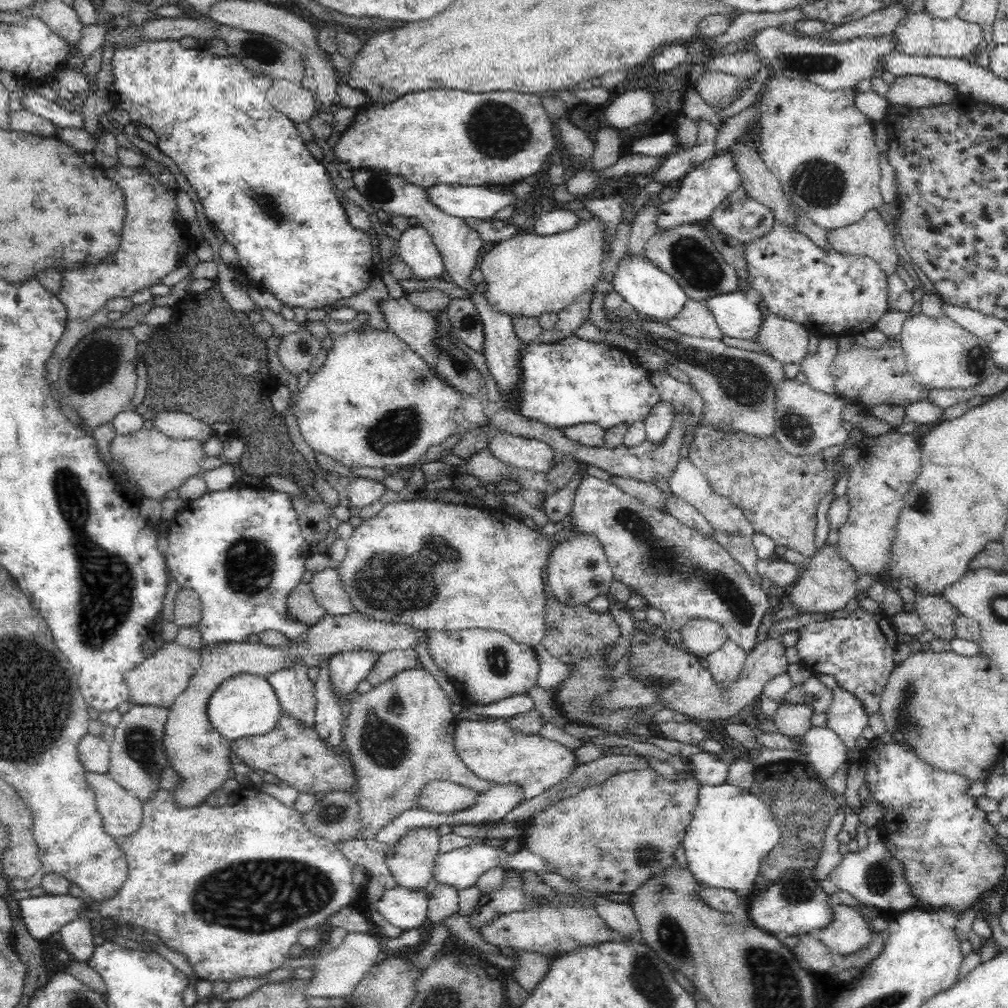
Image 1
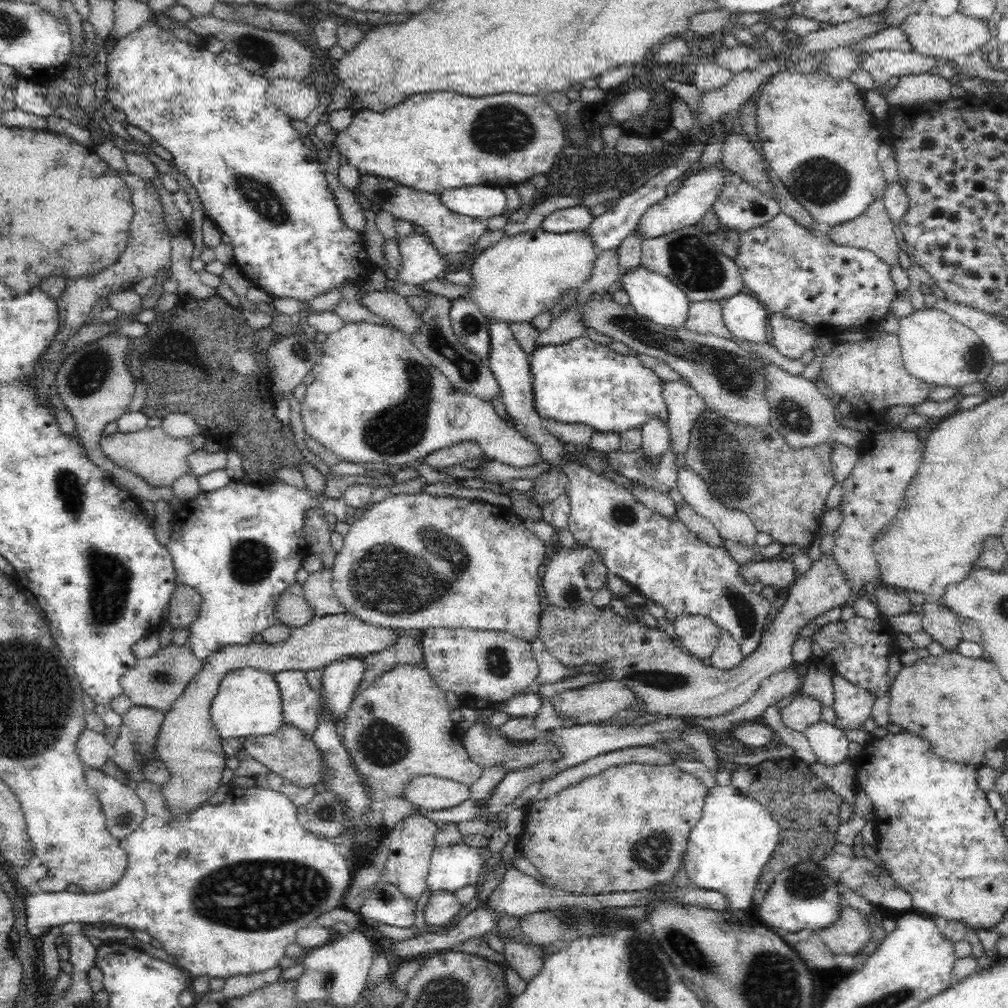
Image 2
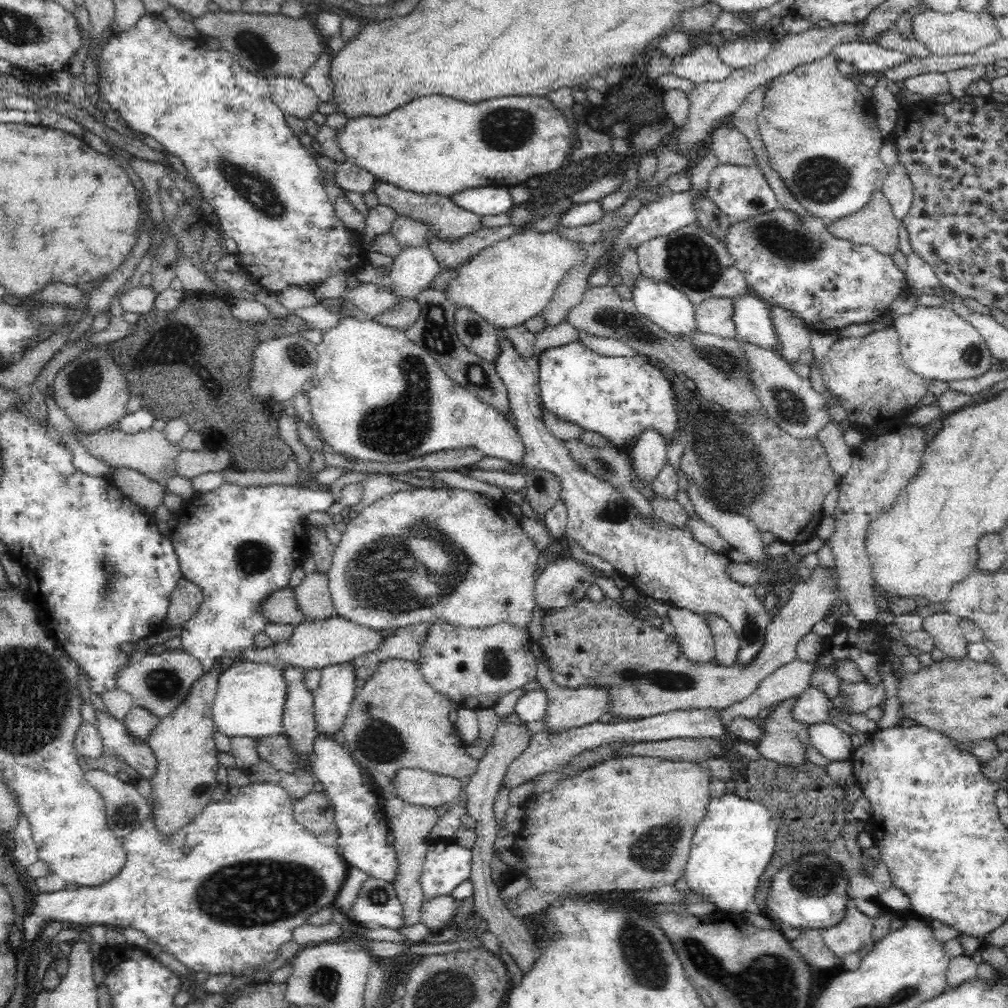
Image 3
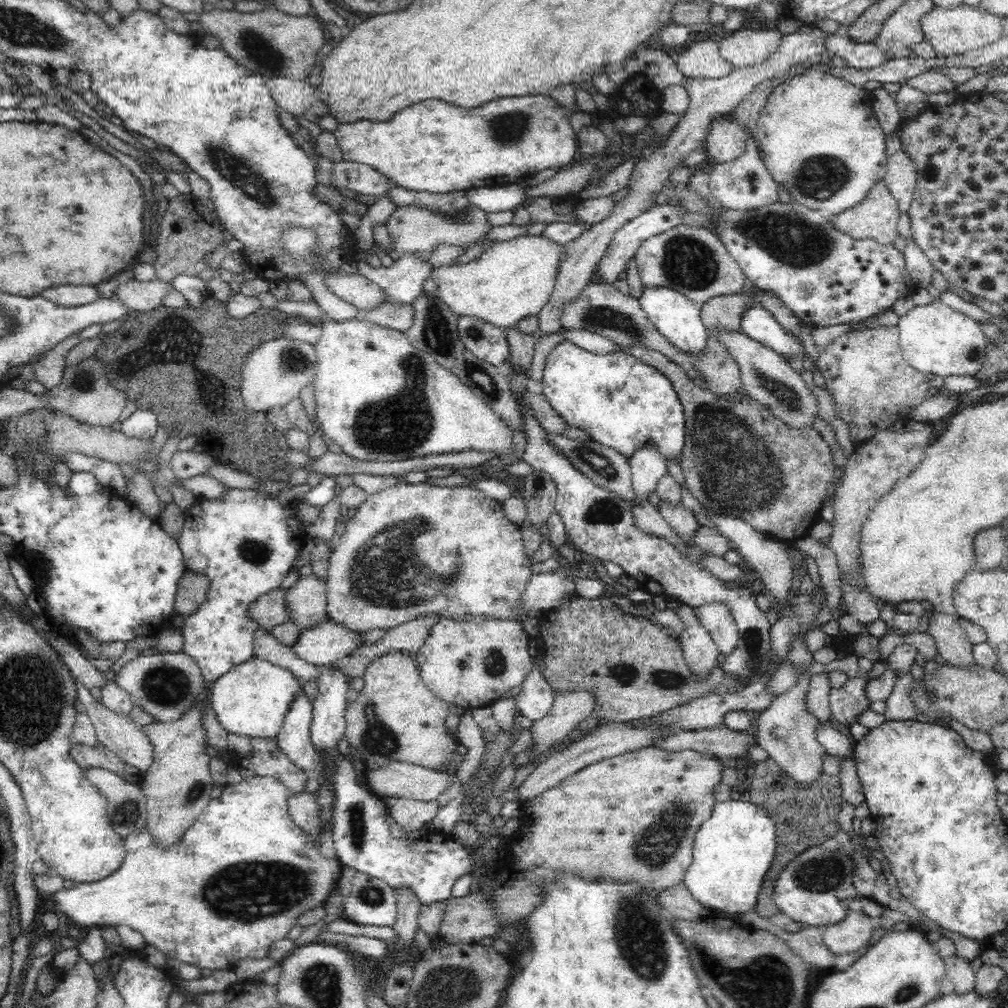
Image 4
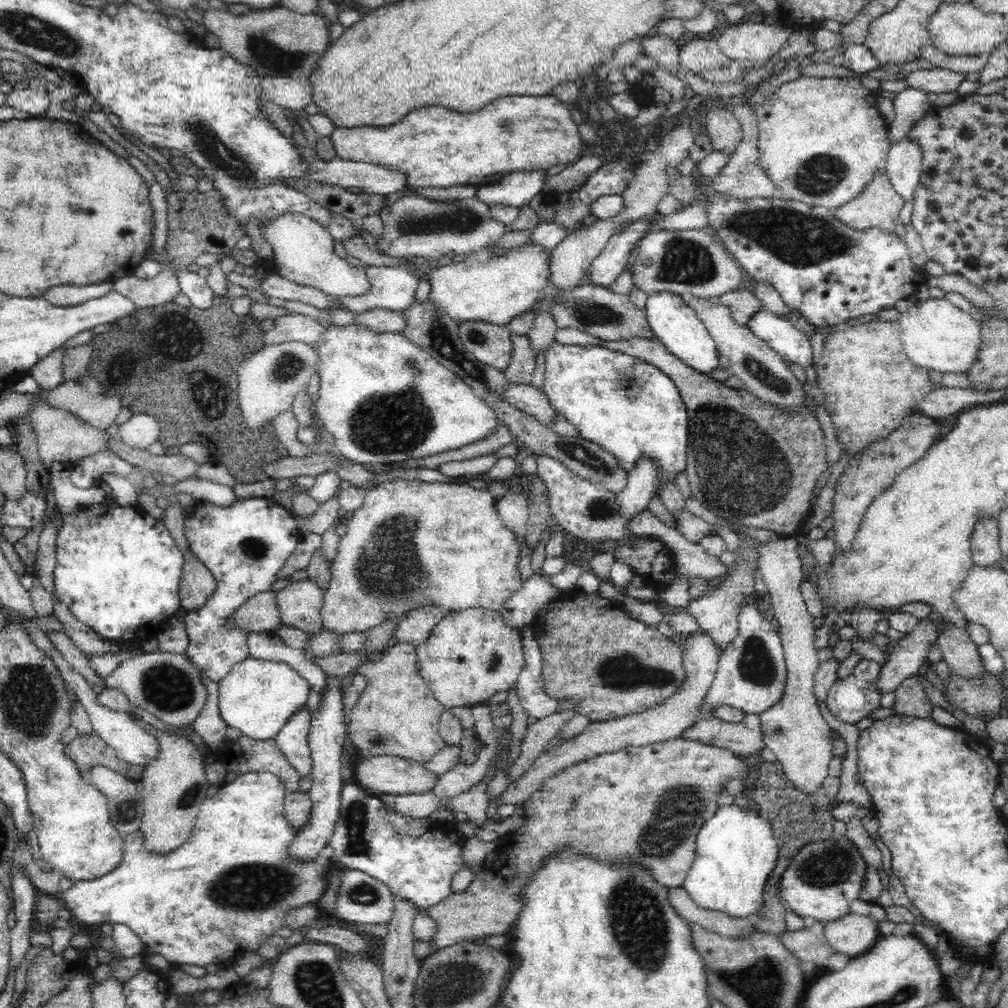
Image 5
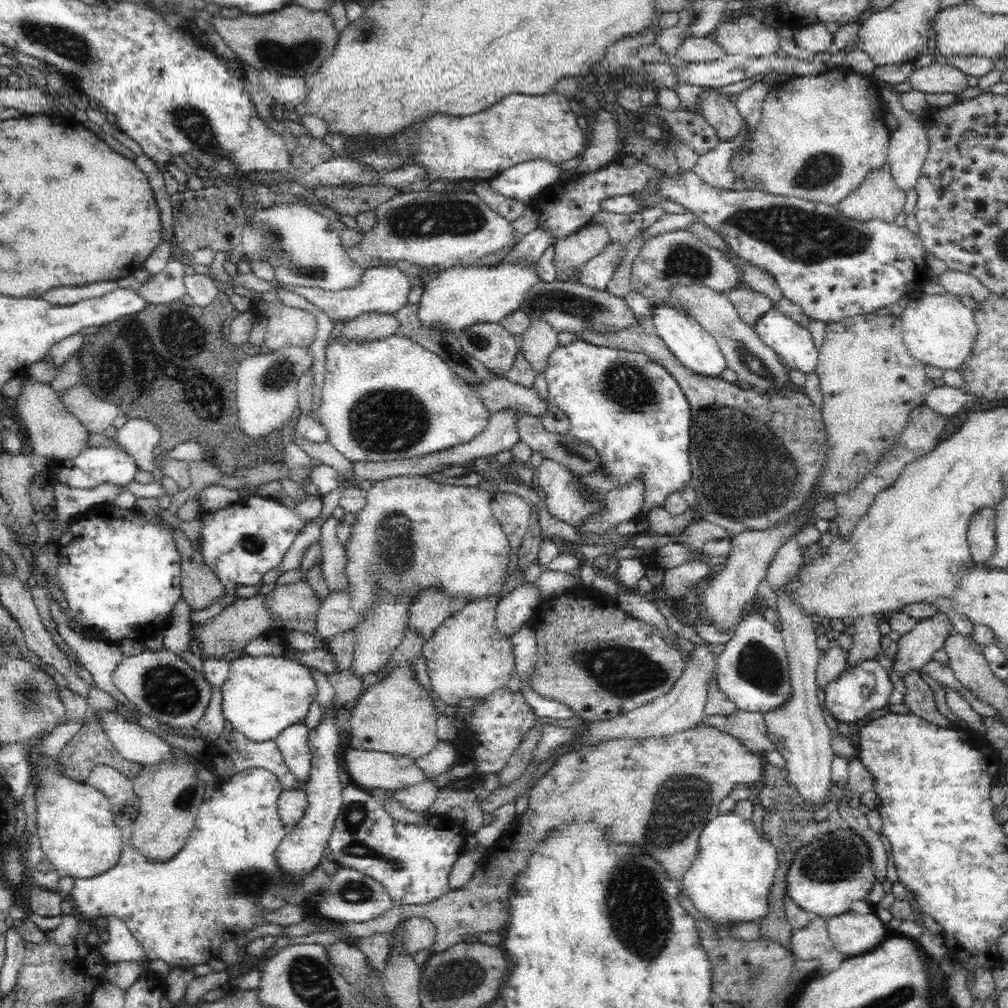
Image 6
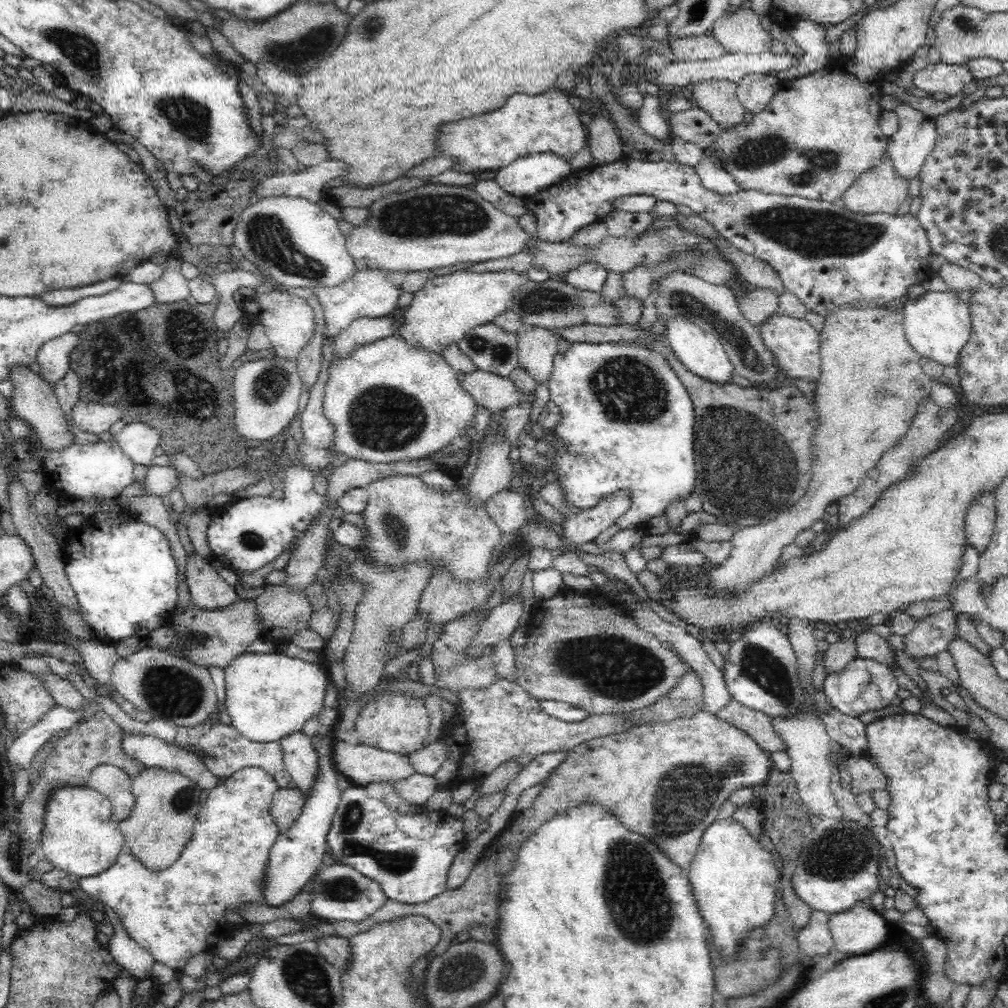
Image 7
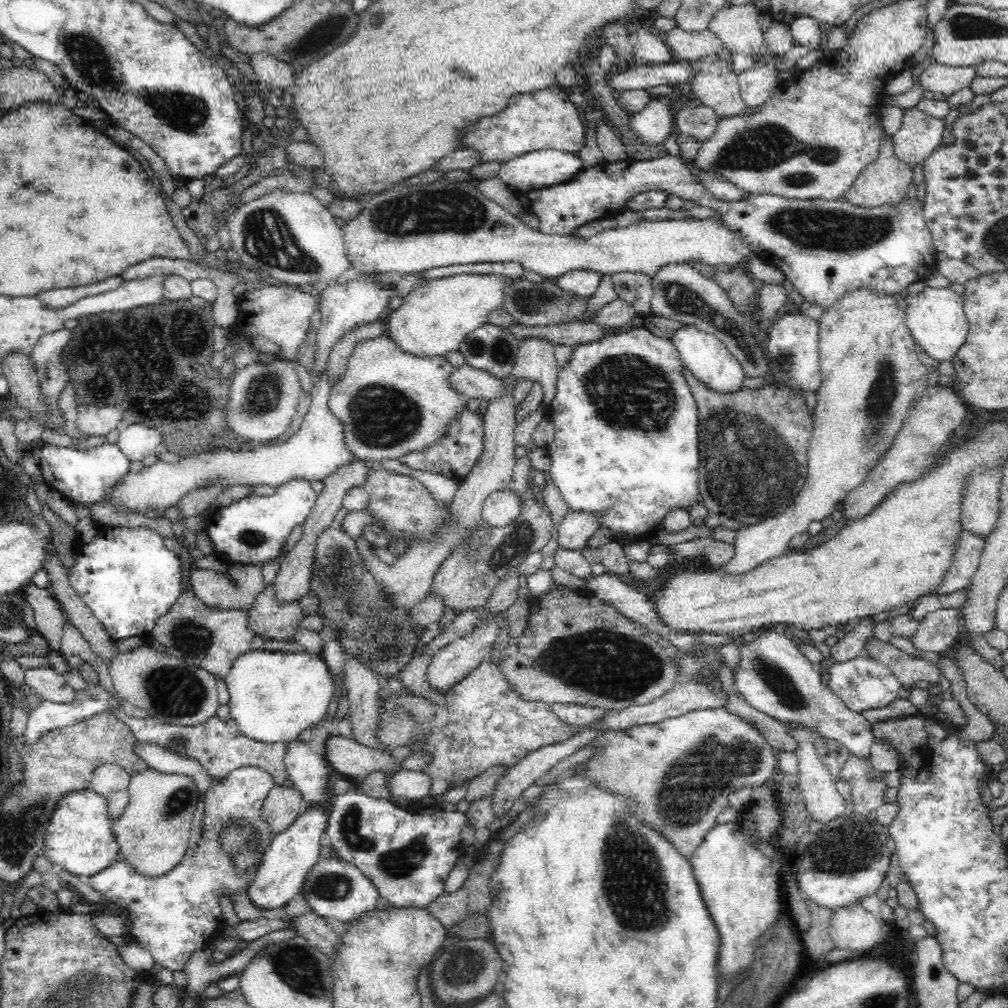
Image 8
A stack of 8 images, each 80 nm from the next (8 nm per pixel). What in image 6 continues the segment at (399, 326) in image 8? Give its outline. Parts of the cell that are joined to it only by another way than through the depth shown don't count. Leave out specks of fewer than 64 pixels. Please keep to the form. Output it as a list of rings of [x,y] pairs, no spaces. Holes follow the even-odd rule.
[[[514,262],[487,266],[463,266],[460,263],[437,269],[435,278],[426,282],[418,304],[418,318],[425,326],[441,326],[452,330],[456,337],[464,329],[478,323],[499,323],[509,314],[520,310],[524,297],[540,282],[536,262]]]

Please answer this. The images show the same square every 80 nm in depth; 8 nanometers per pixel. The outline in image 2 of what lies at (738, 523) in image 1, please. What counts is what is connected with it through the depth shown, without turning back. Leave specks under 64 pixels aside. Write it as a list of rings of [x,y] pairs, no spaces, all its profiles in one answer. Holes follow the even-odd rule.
[[[684,464],[677,470],[675,483],[684,501],[696,514],[707,518],[723,540],[732,540],[748,547],[755,546],[758,531],[748,515],[740,510],[726,508],[722,499],[709,491],[699,474]]]

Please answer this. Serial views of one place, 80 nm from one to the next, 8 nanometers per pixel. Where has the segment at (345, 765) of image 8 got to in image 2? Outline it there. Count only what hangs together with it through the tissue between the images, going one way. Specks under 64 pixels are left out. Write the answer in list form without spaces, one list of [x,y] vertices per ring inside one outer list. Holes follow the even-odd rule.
[[[419,775],[408,780],[404,793],[415,811],[418,808],[432,812],[450,810],[471,798],[468,785],[434,775]]]

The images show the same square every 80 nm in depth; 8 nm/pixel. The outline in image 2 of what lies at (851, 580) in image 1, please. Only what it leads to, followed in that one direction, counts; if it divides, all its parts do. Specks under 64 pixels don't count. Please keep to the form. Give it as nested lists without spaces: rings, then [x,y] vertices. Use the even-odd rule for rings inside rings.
[[[823,554],[819,560],[812,563],[808,572],[798,578],[789,590],[788,600],[777,614],[771,617],[773,622],[760,639],[756,650],[749,654],[740,663],[738,668],[730,672],[716,671],[707,662],[692,657],[688,652],[682,652],[678,646],[672,644],[672,636],[666,631],[650,630],[636,622],[626,622],[618,618],[608,606],[597,608],[592,603],[583,603],[580,606],[562,609],[553,605],[542,610],[539,639],[546,645],[548,652],[562,662],[567,668],[580,667],[580,664],[592,664],[592,662],[604,662],[604,670],[612,676],[612,680],[620,680],[627,689],[635,694],[635,702],[631,704],[634,710],[647,710],[649,714],[668,714],[668,716],[695,716],[696,718],[714,718],[746,704],[752,695],[760,689],[761,683],[784,672],[794,662],[792,660],[792,644],[798,636],[798,630],[807,622],[834,608],[844,607],[852,598],[851,587],[847,583],[847,577],[838,567],[834,554]]]

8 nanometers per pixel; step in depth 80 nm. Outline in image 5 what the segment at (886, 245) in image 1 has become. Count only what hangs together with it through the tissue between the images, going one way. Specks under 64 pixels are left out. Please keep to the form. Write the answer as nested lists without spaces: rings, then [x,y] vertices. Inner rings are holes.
[[[882,173],[868,183],[858,198],[834,210],[834,217],[850,226],[850,229],[866,231],[878,227],[886,233],[894,233],[899,223],[899,212],[904,205],[886,174]]]

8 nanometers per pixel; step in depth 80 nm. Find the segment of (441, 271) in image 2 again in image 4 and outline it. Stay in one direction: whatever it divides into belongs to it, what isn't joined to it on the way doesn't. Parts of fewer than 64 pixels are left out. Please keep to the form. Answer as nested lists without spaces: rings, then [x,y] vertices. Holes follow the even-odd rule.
[[[424,254],[400,255],[389,268],[374,268],[366,261],[357,261],[358,275],[374,282],[383,290],[384,301],[410,305],[425,290],[434,266]]]

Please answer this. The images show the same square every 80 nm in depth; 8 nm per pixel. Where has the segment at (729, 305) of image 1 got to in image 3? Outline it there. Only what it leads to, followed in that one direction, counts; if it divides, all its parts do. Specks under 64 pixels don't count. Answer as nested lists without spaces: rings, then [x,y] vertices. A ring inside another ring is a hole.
[[[741,295],[732,302],[732,323],[737,341],[775,350],[779,338],[772,326],[771,309],[762,299]]]

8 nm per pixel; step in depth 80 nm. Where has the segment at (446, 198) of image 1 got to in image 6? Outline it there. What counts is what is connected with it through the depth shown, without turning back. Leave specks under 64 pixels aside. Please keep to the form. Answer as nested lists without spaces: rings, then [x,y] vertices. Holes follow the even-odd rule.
[[[535,159],[528,162],[518,163],[502,171],[496,178],[491,178],[490,189],[502,198],[516,200],[524,206],[530,205],[538,199],[546,188],[557,182],[563,172],[557,163],[549,163],[545,159]]]

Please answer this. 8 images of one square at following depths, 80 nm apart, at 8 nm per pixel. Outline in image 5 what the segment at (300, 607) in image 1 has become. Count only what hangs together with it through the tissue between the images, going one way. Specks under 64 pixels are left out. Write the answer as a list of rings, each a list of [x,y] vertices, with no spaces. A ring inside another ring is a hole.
[[[272,589],[256,594],[244,606],[236,610],[231,617],[235,626],[245,632],[262,632],[276,629],[281,625],[280,609],[278,609],[278,592]]]

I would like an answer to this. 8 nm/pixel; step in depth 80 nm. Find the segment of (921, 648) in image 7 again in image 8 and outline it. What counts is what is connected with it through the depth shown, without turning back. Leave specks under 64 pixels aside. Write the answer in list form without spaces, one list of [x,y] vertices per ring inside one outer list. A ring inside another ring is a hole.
[[[940,609],[926,614],[908,640],[918,650],[944,652],[961,639],[958,632],[959,612],[958,609]]]

